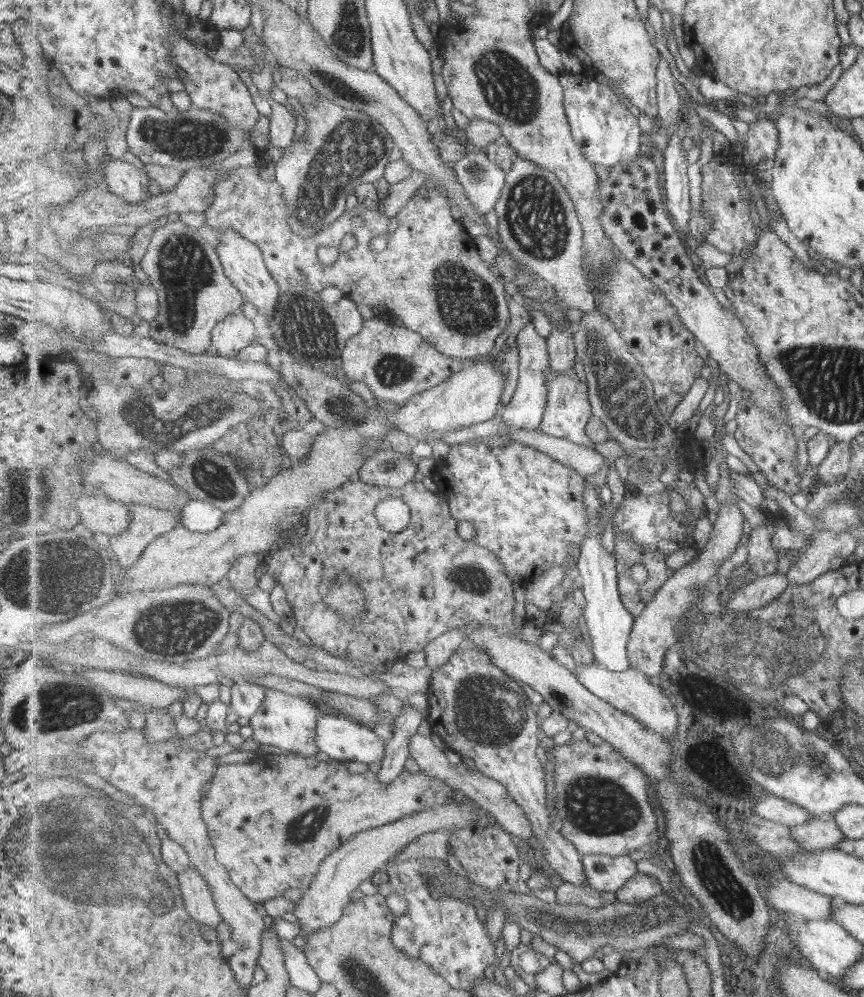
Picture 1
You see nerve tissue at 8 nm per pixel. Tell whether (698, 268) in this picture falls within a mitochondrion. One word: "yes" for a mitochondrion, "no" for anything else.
no

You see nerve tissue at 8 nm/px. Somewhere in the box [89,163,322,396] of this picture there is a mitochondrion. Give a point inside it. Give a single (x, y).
(186, 268)

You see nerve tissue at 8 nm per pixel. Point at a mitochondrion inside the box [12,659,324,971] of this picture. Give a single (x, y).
(46, 828)

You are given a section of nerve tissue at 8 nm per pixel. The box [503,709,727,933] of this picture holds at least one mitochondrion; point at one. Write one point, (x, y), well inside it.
(597, 805)

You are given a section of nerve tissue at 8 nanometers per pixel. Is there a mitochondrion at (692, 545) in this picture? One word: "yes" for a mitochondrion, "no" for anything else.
no

